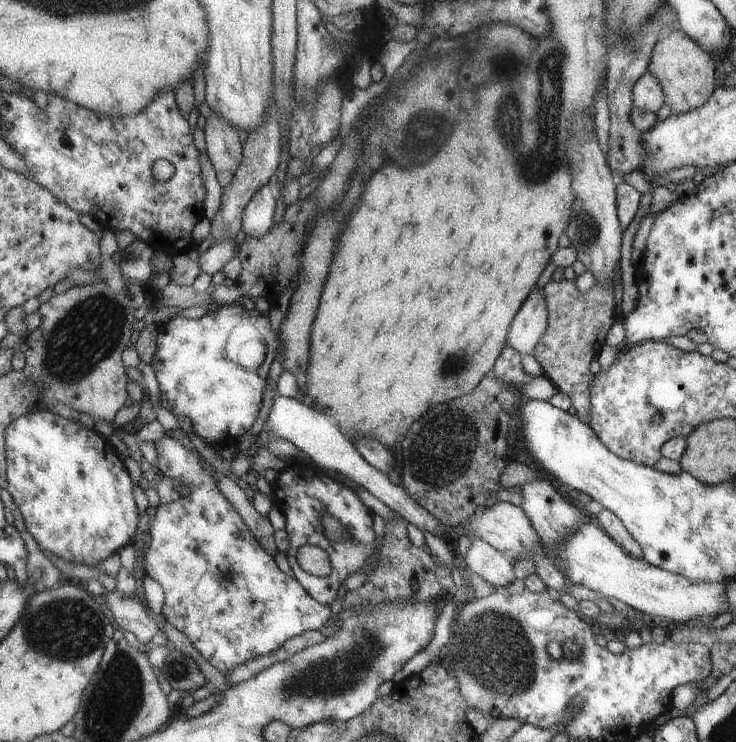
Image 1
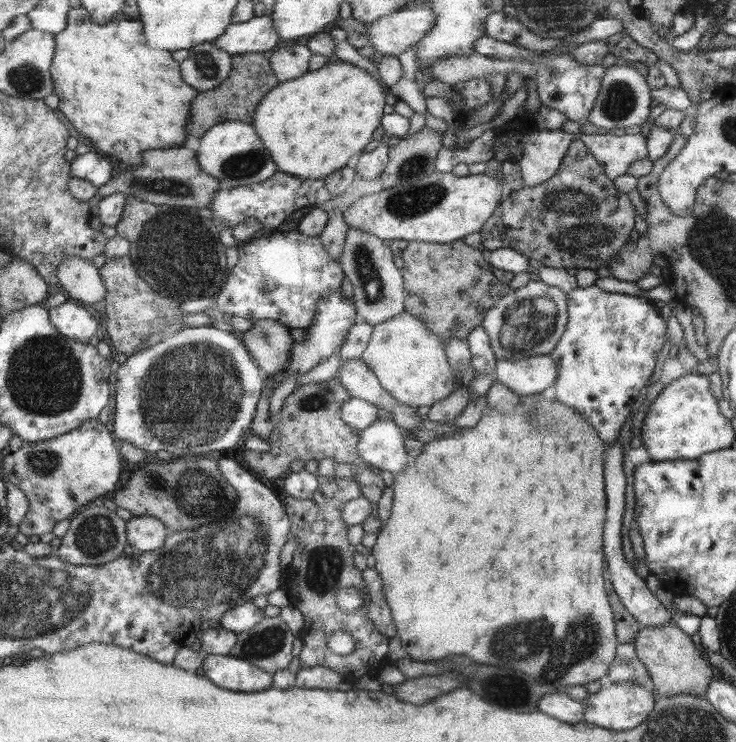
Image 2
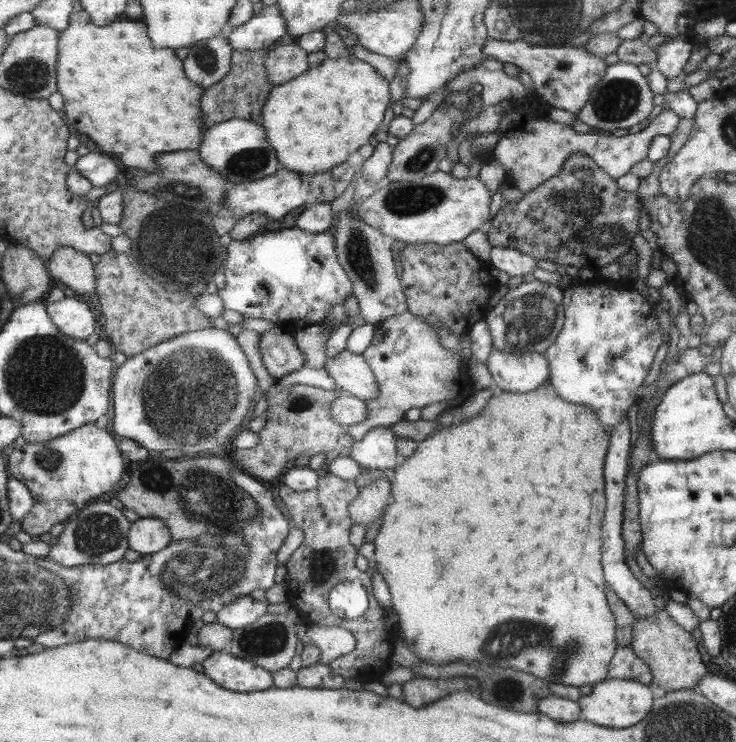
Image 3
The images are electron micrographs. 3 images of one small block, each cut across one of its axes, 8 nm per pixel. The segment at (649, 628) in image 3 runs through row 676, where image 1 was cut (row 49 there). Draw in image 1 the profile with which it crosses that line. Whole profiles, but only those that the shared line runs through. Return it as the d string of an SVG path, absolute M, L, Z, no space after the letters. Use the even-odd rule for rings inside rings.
M673 32L653 46L647 72L659 80L665 92L665 104L671 108L673 116L703 108L715 92L715 66L711 54L705 54L705 50L683 32Z

